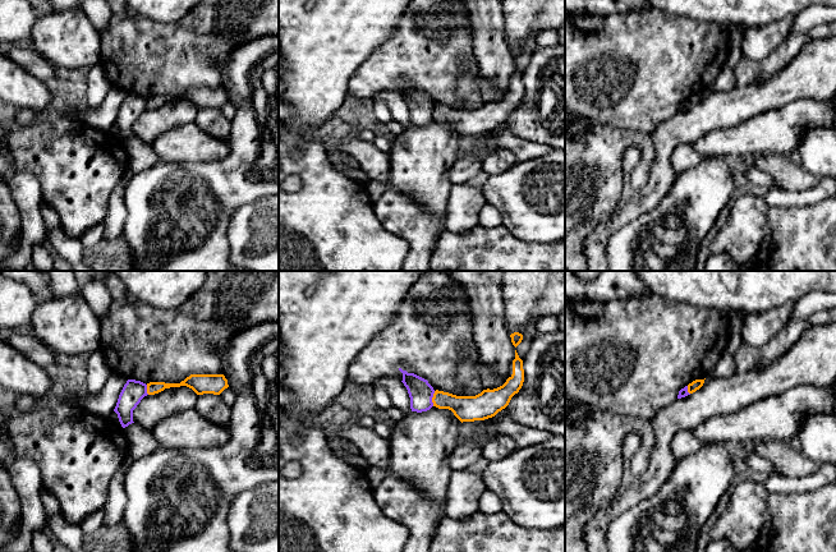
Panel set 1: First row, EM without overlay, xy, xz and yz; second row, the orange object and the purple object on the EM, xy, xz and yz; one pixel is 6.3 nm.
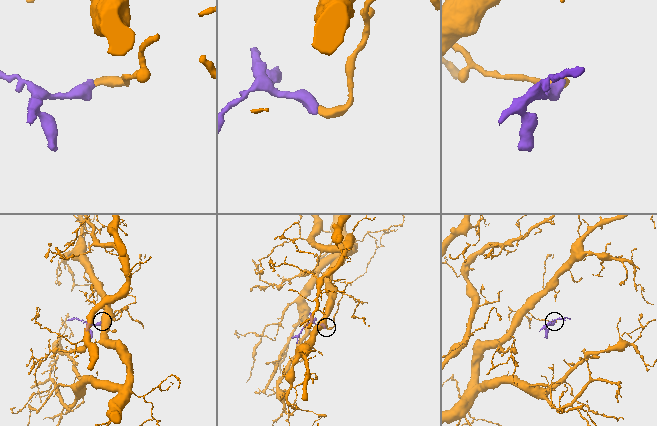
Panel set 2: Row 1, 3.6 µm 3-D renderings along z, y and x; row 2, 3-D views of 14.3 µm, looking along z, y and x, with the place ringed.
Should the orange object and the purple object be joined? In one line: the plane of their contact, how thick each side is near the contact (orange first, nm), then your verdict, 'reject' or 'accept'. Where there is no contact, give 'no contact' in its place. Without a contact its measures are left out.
meets orange in xz; 160 nm thick on the orange side, 160 nm on the other; reject

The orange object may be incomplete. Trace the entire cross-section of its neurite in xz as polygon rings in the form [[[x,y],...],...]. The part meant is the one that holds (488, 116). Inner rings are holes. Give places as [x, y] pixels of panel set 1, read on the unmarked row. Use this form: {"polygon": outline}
{"polygon": [[[515,64],[513,74],[513,88],[506,96],[493,104],[483,104],[476,110],[456,110],[449,106],[436,104],[432,111],[433,120],[449,123],[463,135],[484,134],[495,130],[505,123],[511,111],[519,106],[524,96],[523,74]]]}

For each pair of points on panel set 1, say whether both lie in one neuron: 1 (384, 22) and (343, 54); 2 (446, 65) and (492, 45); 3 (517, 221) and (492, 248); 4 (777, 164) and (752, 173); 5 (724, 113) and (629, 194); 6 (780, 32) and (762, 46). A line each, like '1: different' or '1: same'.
1: same
2: different
3: different
4: different
5: same
6: same

